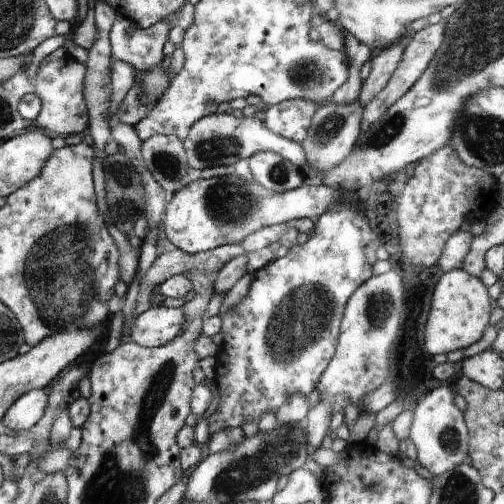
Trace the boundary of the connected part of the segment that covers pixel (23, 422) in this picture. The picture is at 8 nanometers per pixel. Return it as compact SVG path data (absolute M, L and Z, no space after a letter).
M34 389L23 394L10 409L7 410L3 424L14 432L24 432L34 428L50 404L50 396L44 389Z

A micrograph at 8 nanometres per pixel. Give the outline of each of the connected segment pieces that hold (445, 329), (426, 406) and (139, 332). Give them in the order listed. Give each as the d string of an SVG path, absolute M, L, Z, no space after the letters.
M464 269L443 272L436 283L431 309L425 327L425 346L431 355L448 354L478 342L488 326L494 307L488 289L480 278L468 274Z
M438 386L420 400L413 410L409 438L416 446L418 462L434 477L464 463L469 452L469 430L463 412L454 403L455 394L446 386Z
M153 303L133 320L130 338L141 347L161 347L183 331L185 322L183 308Z

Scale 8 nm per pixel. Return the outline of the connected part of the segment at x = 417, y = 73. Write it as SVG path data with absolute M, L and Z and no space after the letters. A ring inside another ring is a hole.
M442 19L437 24L426 24L420 31L412 32L410 40L405 44L402 51L402 56L396 70L393 72L390 82L376 95L374 100L371 100L364 108L361 120L361 134L364 140L364 134L370 128L370 125L378 120L399 98L402 98L411 86L424 74L424 70L434 54L438 52L444 38L444 27L446 19Z

